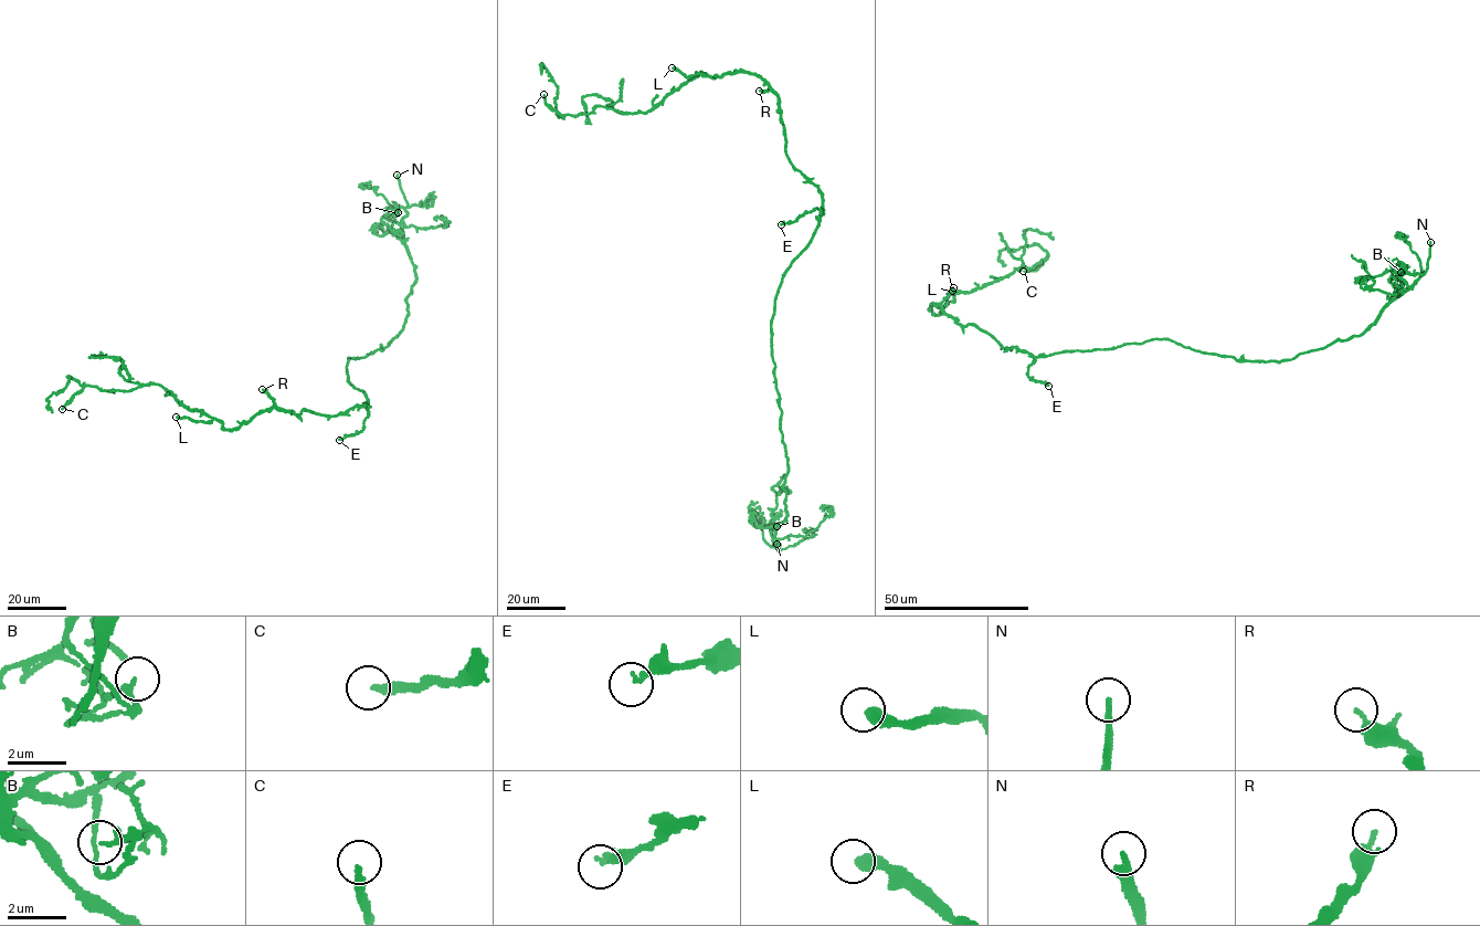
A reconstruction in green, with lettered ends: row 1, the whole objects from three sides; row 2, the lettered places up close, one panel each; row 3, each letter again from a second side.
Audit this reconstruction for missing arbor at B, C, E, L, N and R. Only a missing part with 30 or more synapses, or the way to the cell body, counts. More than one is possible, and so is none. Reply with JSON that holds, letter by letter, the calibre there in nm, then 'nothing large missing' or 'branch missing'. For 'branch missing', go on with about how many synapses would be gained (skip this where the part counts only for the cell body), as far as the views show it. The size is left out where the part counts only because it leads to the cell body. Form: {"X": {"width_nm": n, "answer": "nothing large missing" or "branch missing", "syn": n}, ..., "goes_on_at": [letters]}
{"B": {"width_nm": 150, "answer": "nothing large missing"}, "C": {"width_nm": 280, "answer": "nothing large missing"}, "E": {"width_nm": 200, "answer": "nothing large missing"}, "L": {"width_nm": 440, "answer": "nothing large missing"}, "N": {"width_nm": 200, "answer": "branch missing"}, "R": {"width_nm": 340, "answer": "nothing large missing"}, "goes_on_at": ["N"]}

